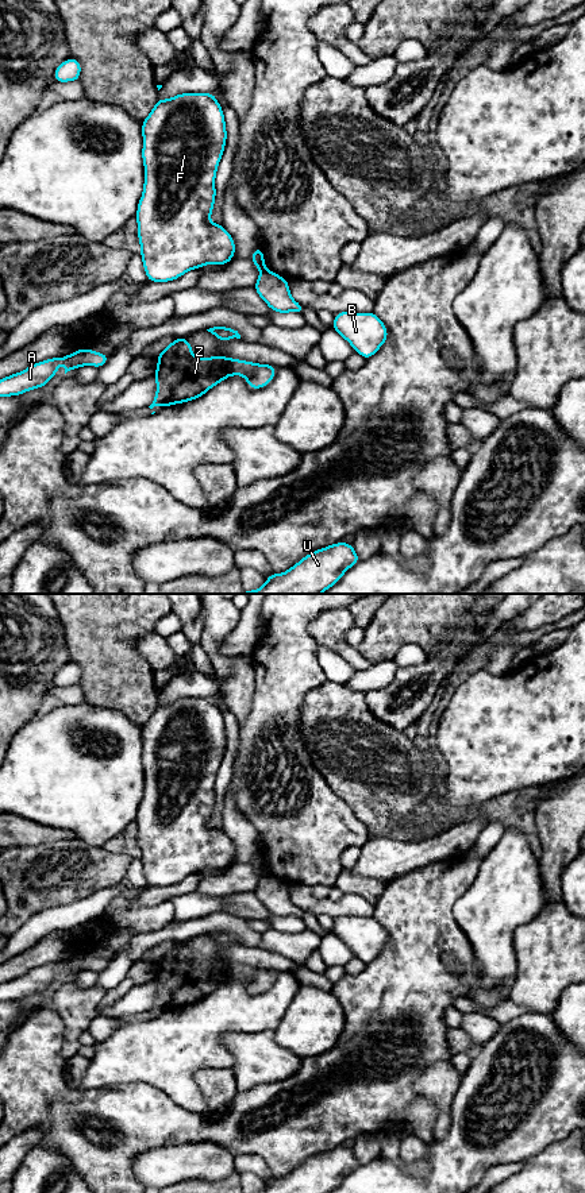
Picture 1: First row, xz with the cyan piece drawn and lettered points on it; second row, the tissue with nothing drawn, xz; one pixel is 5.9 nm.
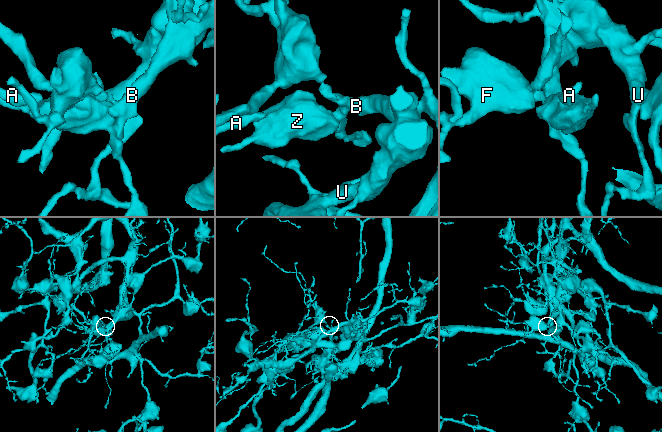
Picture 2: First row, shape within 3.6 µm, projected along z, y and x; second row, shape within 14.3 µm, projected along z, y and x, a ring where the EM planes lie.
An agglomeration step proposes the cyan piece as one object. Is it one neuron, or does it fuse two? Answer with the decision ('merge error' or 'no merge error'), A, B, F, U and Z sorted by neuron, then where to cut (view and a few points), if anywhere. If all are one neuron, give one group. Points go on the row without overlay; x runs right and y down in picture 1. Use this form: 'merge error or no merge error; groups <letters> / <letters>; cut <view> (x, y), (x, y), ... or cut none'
merge error; groups A F / B U Z; cut xz (265, 873), (261, 876)

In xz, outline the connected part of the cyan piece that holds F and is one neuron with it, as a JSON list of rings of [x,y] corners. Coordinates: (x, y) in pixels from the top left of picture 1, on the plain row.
[[[189,696],[177,699],[166,704],[158,703],[150,719],[142,726],[142,741],[143,741],[142,764],[145,771],[145,788],[143,788],[143,799],[138,807],[138,815],[135,823],[138,826],[138,843],[141,848],[141,861],[143,865],[143,873],[149,883],[149,887],[174,885],[181,880],[184,880],[186,876],[200,873],[204,869],[228,869],[228,866],[234,864],[235,846],[232,841],[226,835],[223,829],[213,829],[209,826],[209,821],[213,815],[216,802],[216,794],[215,794],[216,775],[223,761],[227,745],[223,714],[215,702],[215,698]]]

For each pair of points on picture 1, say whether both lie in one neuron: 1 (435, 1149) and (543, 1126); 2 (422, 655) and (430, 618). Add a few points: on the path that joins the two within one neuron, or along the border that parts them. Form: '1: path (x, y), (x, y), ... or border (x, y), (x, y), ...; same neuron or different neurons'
1: path (462, 1149), (484, 1149), (516, 1130); same neuron
2: border (430, 653), (418, 645), (404, 644), (393, 659); different neurons

